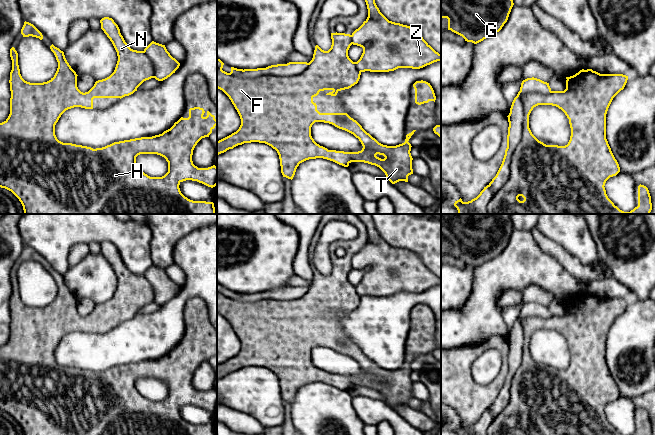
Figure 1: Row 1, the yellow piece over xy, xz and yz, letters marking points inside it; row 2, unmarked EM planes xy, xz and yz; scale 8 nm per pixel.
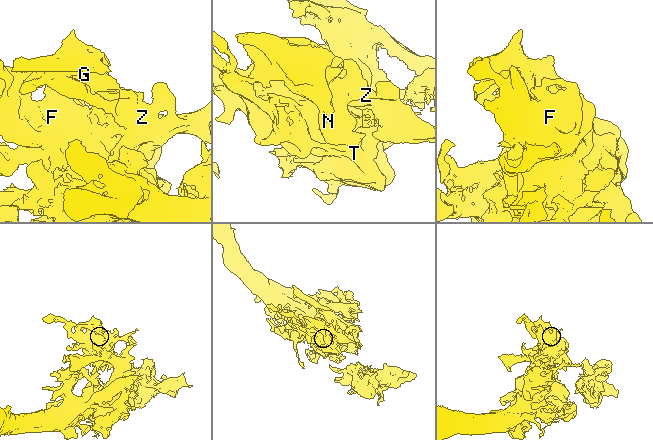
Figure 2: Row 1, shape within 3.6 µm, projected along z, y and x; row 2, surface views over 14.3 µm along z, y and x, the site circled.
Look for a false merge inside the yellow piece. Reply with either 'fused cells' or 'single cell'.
fused cells

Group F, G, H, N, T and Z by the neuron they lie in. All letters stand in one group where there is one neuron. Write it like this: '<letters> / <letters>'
F G H N T / Z

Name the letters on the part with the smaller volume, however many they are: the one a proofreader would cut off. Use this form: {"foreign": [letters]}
{"foreign": ["Z"]}

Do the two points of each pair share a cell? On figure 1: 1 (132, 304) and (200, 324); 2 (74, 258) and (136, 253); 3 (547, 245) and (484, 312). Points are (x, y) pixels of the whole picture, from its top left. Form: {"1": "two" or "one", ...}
{"1": "one", "2": "two", "3": "two"}

